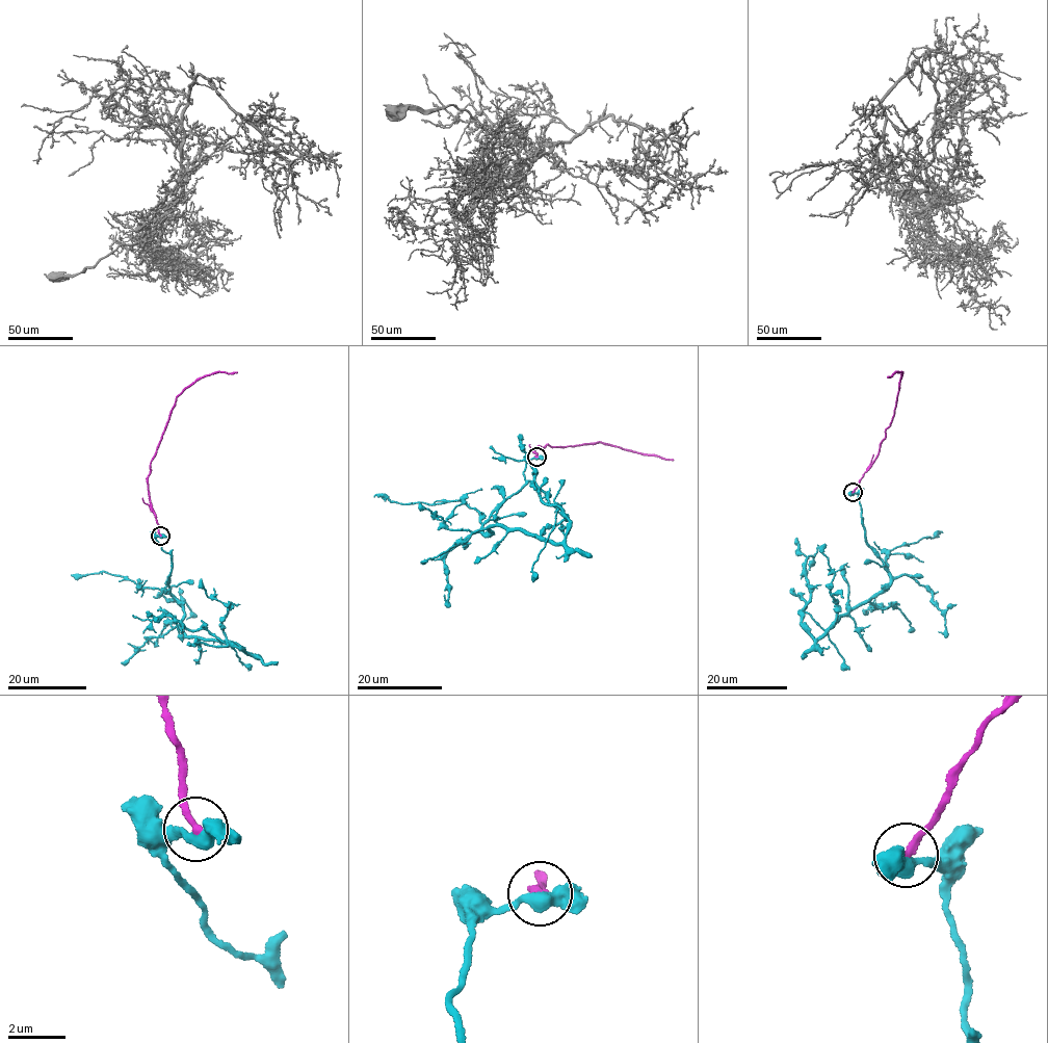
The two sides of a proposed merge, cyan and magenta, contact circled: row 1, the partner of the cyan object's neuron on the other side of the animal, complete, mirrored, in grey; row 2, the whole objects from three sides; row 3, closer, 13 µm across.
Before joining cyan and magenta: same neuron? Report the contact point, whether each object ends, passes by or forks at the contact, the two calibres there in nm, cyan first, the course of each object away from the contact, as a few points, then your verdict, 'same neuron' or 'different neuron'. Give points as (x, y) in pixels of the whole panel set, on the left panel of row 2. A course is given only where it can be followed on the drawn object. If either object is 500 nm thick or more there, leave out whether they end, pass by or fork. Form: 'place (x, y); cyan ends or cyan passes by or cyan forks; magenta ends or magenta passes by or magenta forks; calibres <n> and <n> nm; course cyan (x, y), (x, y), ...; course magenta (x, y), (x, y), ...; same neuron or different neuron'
place (160, 536); cyan passes by; magenta ends; calibres 480 and 240 nm; course cyan (160, 536), (161, 549), (171, 555), (167, 582), (182, 606), (181, 628), (246, 653), (162, 615), (132, 615); course magenta (160, 536), (148, 479), (150, 465), (176, 396), (208, 375), (237, 371); different neuron

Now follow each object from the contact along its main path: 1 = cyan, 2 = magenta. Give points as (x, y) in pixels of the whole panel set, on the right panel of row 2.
1: (853, 492), (859, 495), (865, 542), (890, 580), (815, 637), (802, 623), (811, 598), (805, 561), (818, 545)
2: (853, 492), (876, 458), (885, 428), (893, 416), (902, 373), (895, 372), (888, 376)

